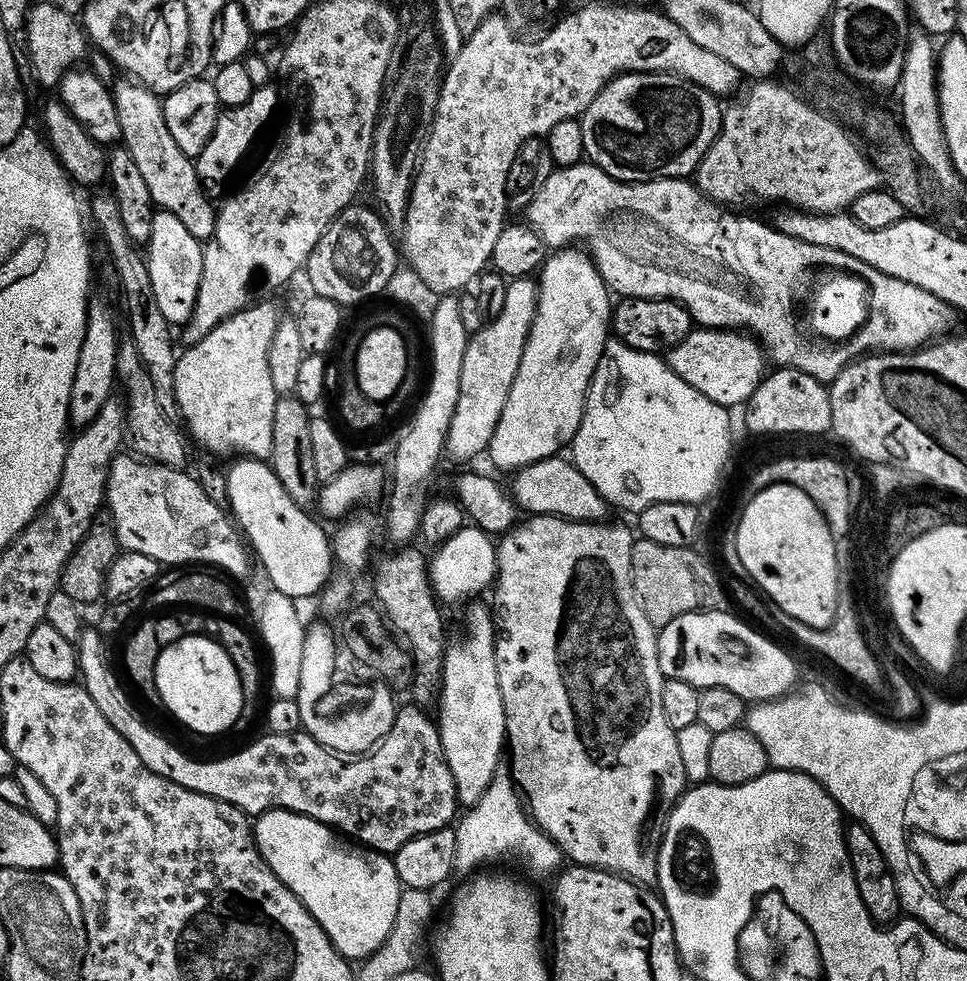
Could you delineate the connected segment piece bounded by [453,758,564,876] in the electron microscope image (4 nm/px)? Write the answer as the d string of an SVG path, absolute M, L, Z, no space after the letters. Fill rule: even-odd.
M507 759L500 760L486 793L465 812L467 813L465 815L463 813L455 825L453 871L457 875L459 873L461 876L469 875L479 868L491 865L488 863L510 854L520 858L540 874L556 867L559 869L563 865L564 855L561 849L531 821L512 776L511 763Z

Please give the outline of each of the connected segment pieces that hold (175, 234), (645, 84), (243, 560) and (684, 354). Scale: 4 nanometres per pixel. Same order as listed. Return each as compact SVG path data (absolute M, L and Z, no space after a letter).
M156 211L154 222L150 222L146 261L154 299L158 302L158 307L162 310L162 315L166 318L168 325L183 326L192 316L198 296L198 286L202 280L203 253L202 241L194 238L194 234L190 234L190 230L182 226L182 222L175 214Z
M621 72L609 80L578 119L584 155L591 163L615 180L645 184L647 180L683 180L695 173L720 132L722 104L702 86L673 72Z
M118 454L112 459L104 487L106 512L109 512L107 515L116 532L116 543L123 551L150 554L150 558L154 558L162 566L168 566L168 564L212 566L208 564L217 564L221 568L219 569L221 573L229 572L229 574L224 573L229 577L247 574L250 552L237 525L233 523L225 509L219 508L206 496L191 471L167 468L164 464L151 463L135 454L124 455Z
M693 327L682 342L668 349L666 363L682 382L694 386L698 394L706 394L710 402L725 406L747 402L766 375L763 347L751 335L731 328Z

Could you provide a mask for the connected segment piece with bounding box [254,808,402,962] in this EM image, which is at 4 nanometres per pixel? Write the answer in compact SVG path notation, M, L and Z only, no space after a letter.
M275 808L255 817L254 835L256 848L270 866L270 870L274 870L277 878L296 895L302 902L302 906L310 910L310 914L319 922L332 945L338 949L345 960L363 961L365 957L382 946L387 935L390 934L391 927L394 926L402 889L391 855L353 846L341 839L327 824L319 824L314 818L297 812L287 812L284 808Z

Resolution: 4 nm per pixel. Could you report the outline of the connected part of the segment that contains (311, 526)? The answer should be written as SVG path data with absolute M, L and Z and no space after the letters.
M240 458L237 461L226 472L228 508L255 559L256 556L260 559L268 575L269 585L293 598L315 597L334 575L329 533L324 533L319 519L311 520L307 516L308 512L291 500L270 463L251 458Z

